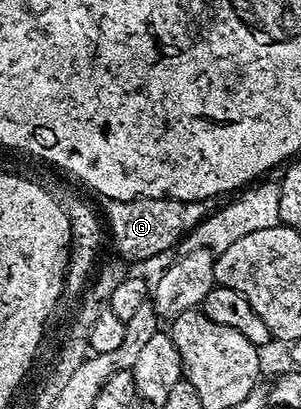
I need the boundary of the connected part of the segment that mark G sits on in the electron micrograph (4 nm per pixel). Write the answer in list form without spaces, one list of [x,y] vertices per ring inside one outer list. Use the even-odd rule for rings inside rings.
[[[94,192],[93,199],[98,203],[96,203],[96,206],[99,209],[101,207],[105,213],[103,217],[107,222],[109,239],[111,235],[113,247],[117,253],[115,255],[128,264],[147,261],[169,250],[180,238],[182,240],[190,231],[193,231],[207,215],[213,215],[227,202],[224,196],[218,195],[212,195],[205,199],[141,198],[132,199],[131,201],[119,201],[118,198],[113,198],[108,193],[99,192]]]

